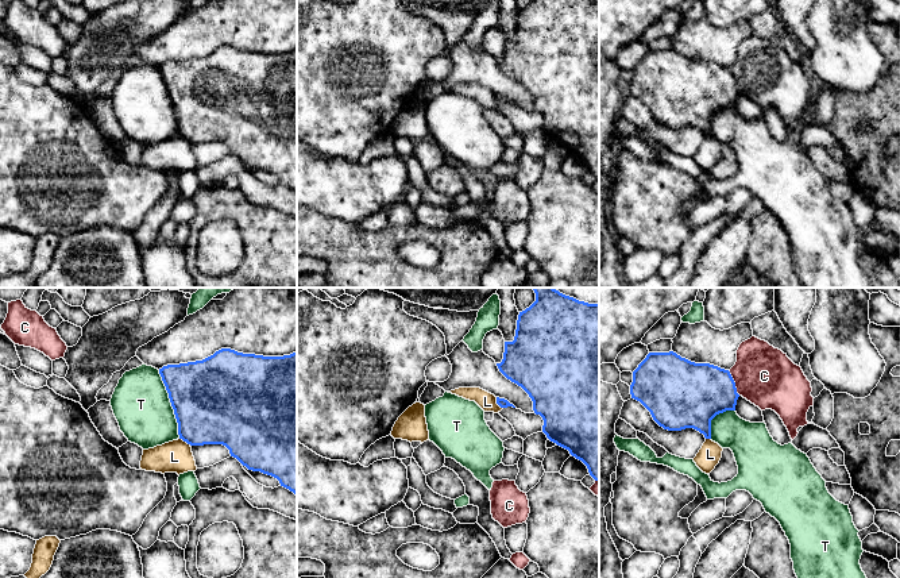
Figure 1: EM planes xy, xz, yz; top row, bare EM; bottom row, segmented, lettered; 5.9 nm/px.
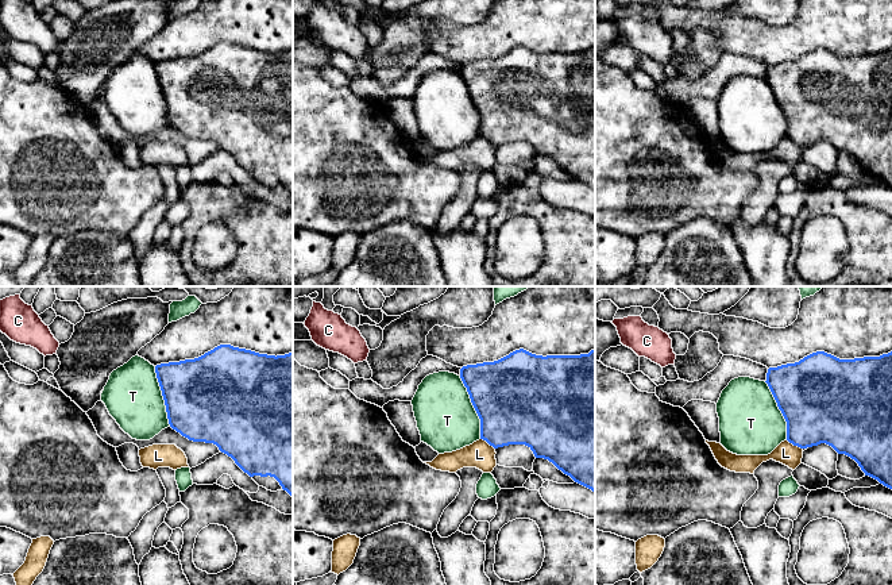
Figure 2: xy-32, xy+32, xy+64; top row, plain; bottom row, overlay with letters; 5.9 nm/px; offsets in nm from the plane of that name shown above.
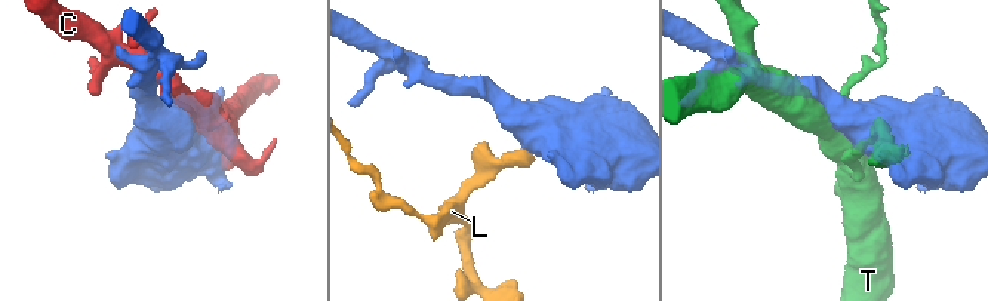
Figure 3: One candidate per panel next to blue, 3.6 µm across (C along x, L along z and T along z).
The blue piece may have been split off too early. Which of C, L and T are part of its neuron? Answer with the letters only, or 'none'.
none

